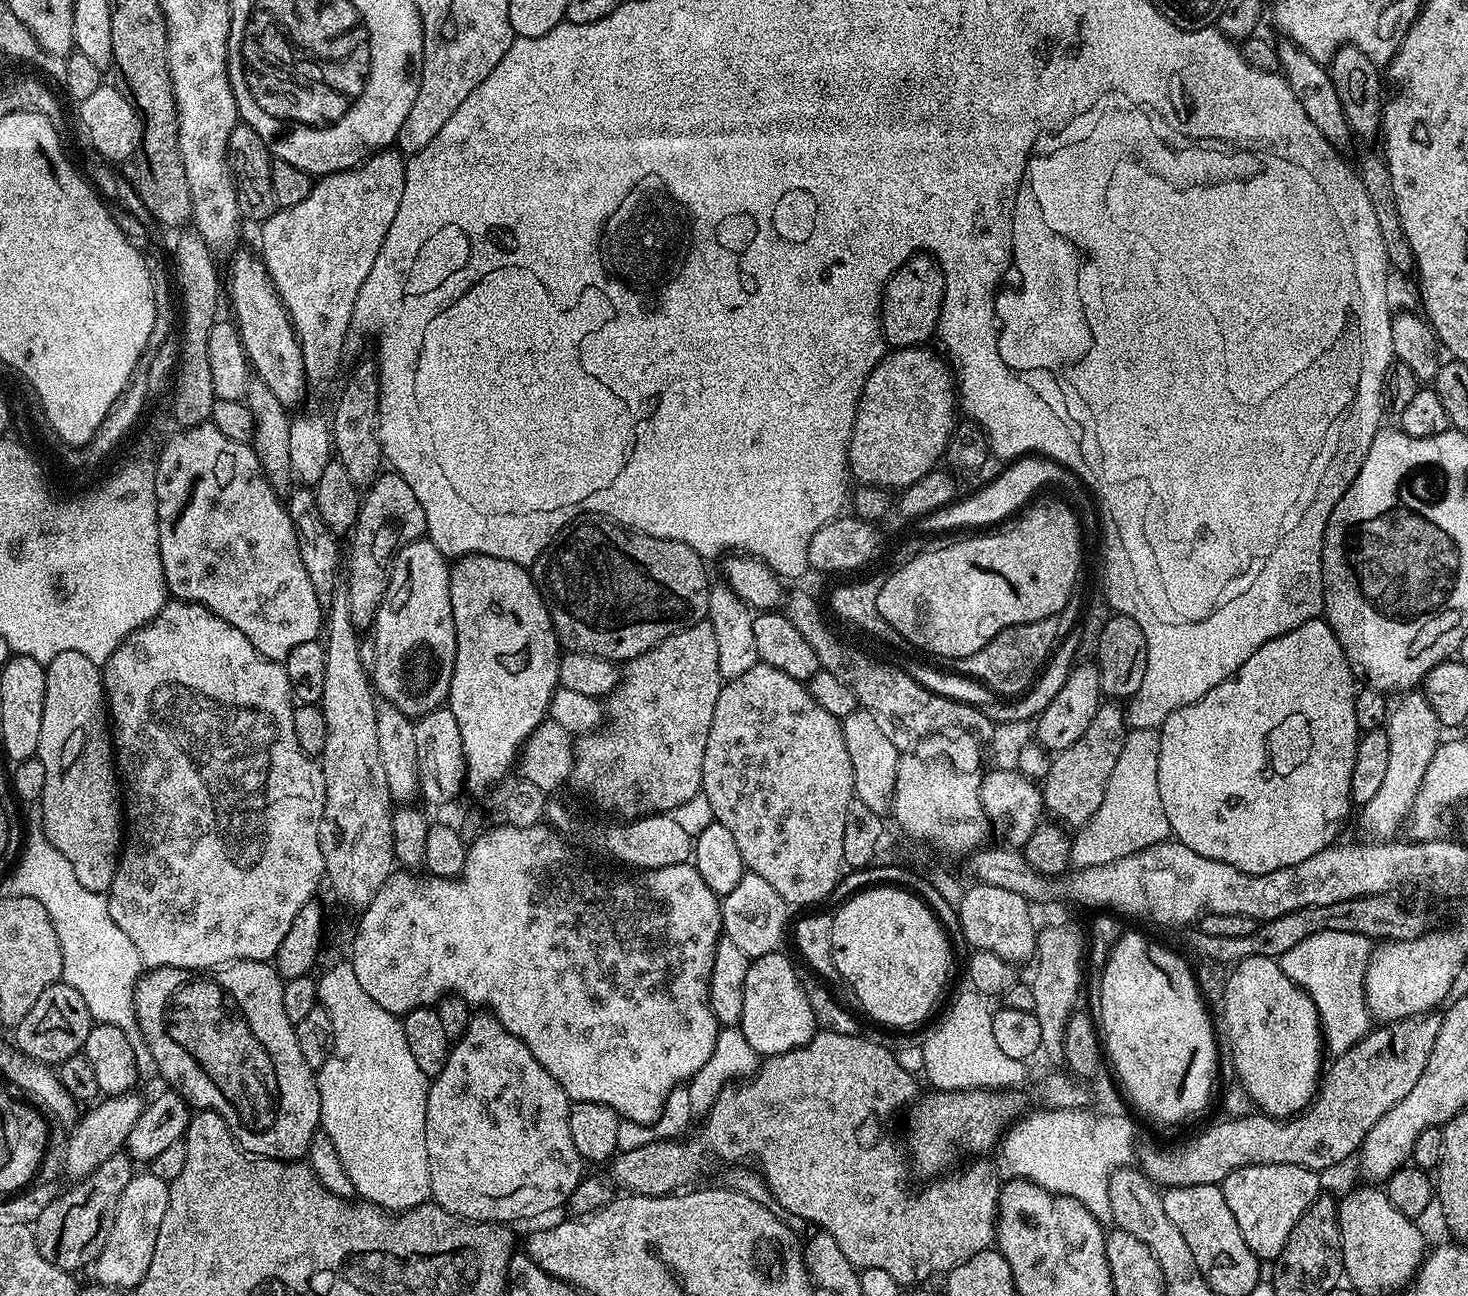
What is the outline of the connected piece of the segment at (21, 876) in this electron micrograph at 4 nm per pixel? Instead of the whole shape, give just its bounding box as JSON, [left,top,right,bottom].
[10,826,161,1084]

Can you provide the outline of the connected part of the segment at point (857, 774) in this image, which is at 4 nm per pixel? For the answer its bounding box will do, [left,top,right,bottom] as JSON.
[842,707,901,817]

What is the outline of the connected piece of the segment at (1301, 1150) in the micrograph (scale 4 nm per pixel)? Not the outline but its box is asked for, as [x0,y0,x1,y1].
[1135,1010,1442,1188]

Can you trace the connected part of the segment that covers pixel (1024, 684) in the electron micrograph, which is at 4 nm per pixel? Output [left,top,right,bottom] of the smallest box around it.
[954,618,1062,698]

